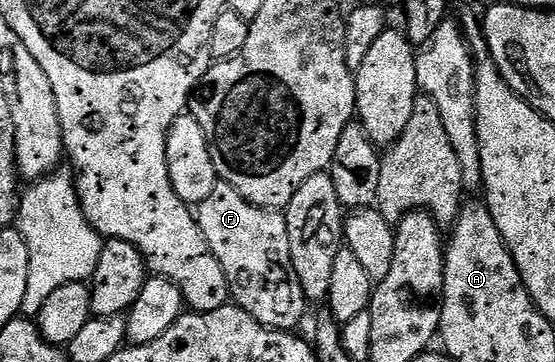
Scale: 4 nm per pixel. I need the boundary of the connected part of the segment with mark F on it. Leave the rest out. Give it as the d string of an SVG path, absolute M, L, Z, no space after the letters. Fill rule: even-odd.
M225 181L215 183L213 192L205 196L205 200L197 207L199 227L221 268L225 272L225 280L234 305L242 306L249 316L253 316L262 326L270 326L273 330L296 329L295 325L307 314L309 303L301 286L297 272L291 266L291 249L289 248L289 228L286 213L277 210L266 210L241 196L237 188Z

